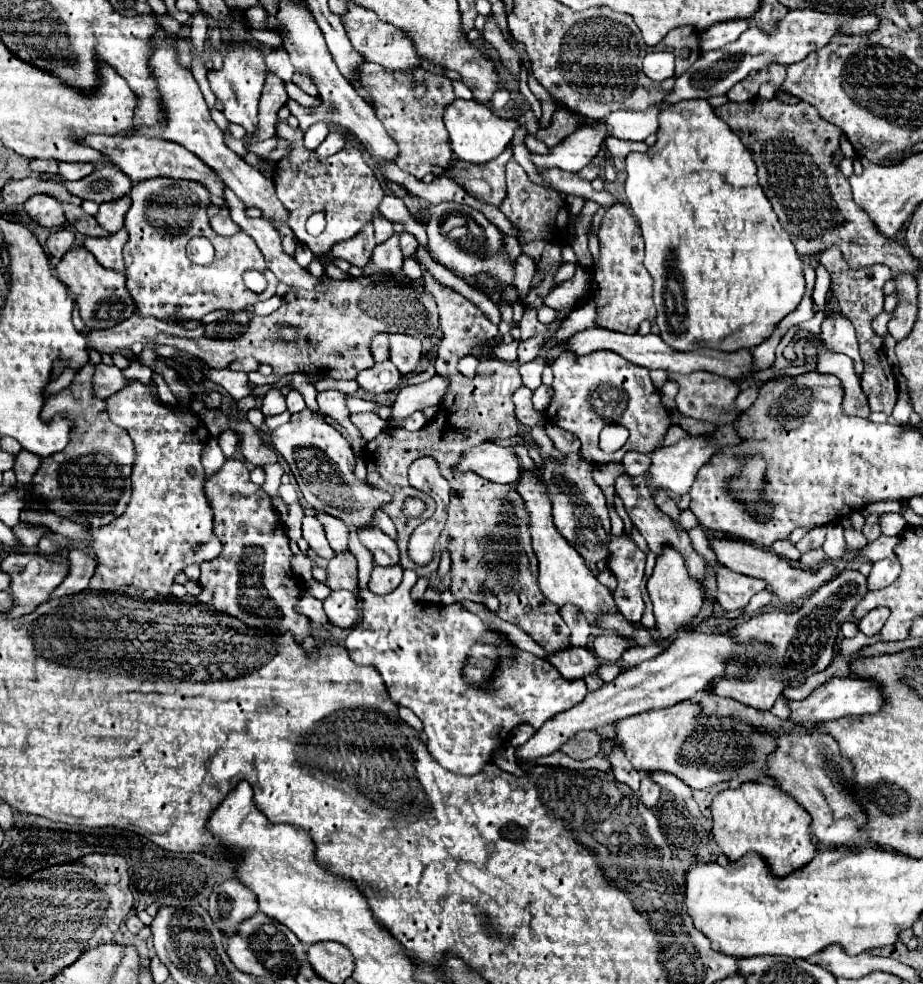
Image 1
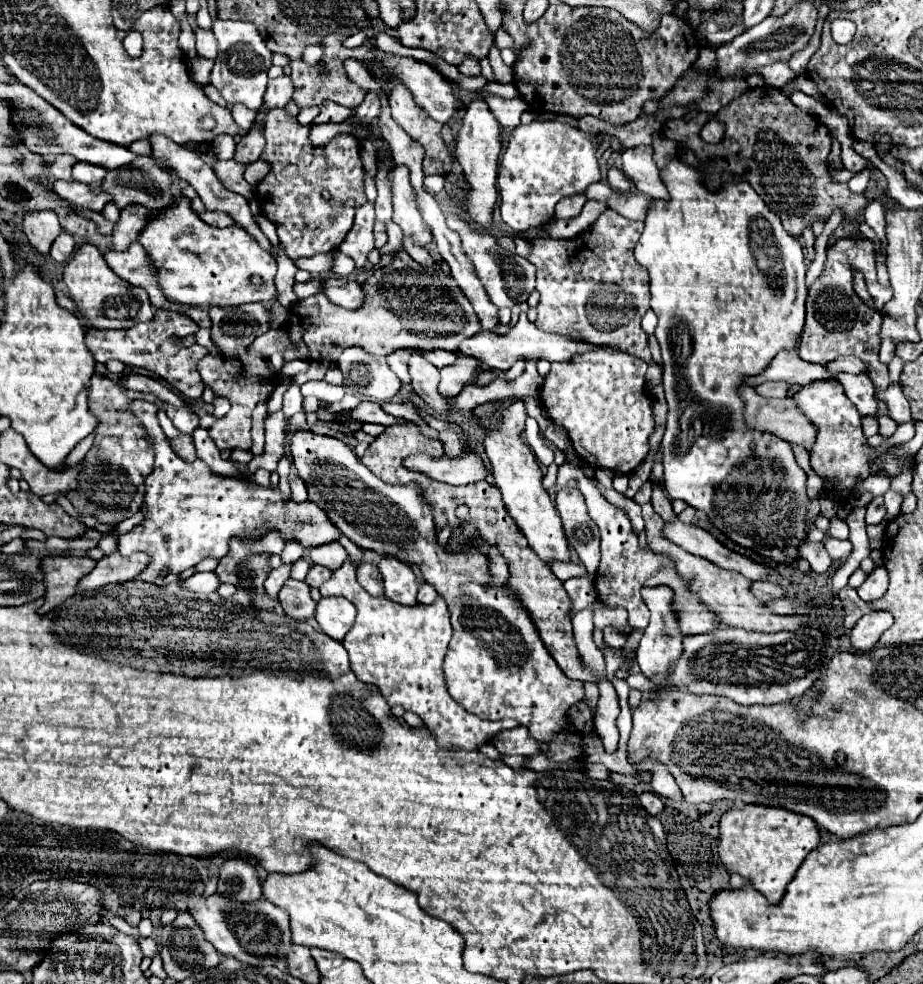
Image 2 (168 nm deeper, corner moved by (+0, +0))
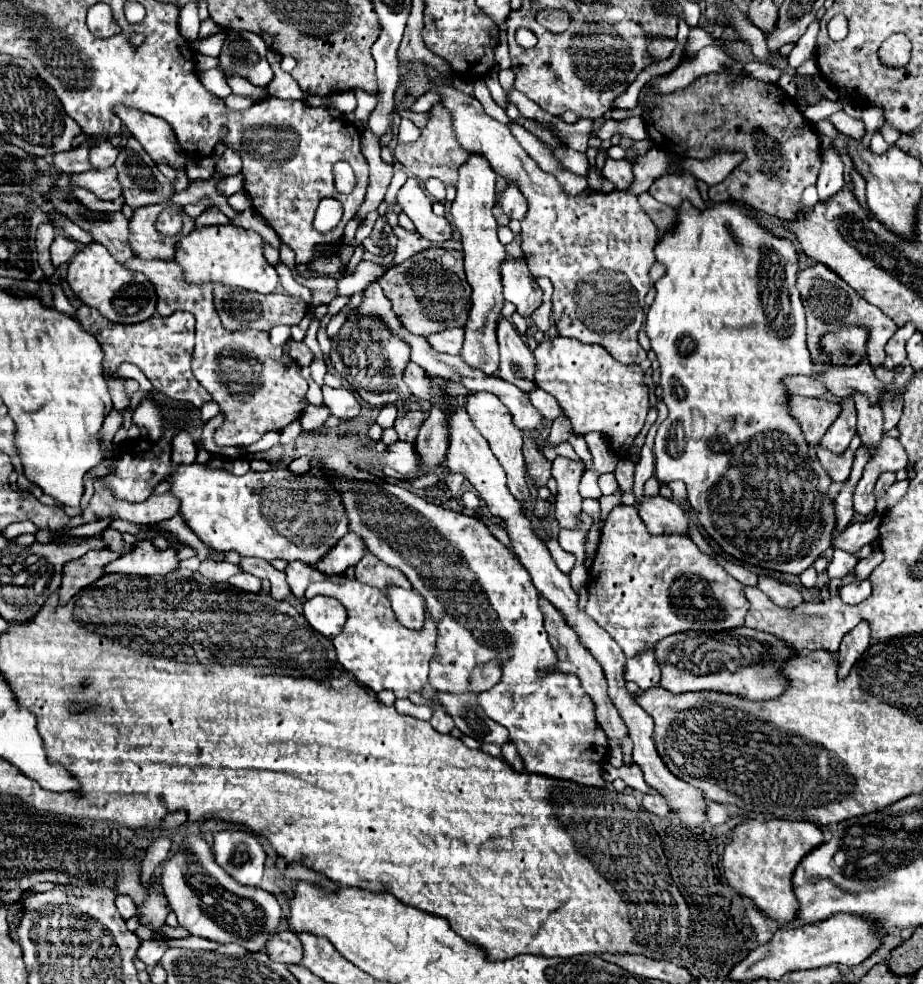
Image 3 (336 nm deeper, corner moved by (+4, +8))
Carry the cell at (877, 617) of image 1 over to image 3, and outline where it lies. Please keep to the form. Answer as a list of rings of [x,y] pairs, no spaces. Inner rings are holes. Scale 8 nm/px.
[[[860,622],[840,644],[838,650],[838,678],[846,678],[854,662],[862,656],[862,652],[870,646],[870,626],[868,622]]]

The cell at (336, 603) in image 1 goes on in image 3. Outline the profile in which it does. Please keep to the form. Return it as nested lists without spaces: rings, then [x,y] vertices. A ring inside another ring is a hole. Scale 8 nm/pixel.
[[[314,596],[312,600],[306,600],[304,616],[314,630],[330,640],[342,632],[342,626],[346,622],[344,606],[336,598],[328,596]]]

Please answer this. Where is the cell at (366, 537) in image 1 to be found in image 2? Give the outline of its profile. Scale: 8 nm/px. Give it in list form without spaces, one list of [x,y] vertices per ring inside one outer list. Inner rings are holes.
[[[380,556],[378,568],[384,576],[384,590],[386,598],[400,602],[400,604],[416,604],[418,582],[412,568],[394,556]]]

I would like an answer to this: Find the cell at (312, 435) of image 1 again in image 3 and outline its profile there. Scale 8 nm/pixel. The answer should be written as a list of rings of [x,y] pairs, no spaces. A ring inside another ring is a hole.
[[[394,484],[392,490],[380,490],[378,494],[346,490],[342,492],[342,502],[350,518],[350,530],[364,538],[368,552],[402,570],[414,590],[426,600],[426,608],[438,626],[436,654],[430,660],[428,674],[430,684],[442,692],[462,694],[476,664],[494,658],[502,660],[502,680],[492,690],[478,694],[478,702],[494,722],[508,730],[510,742],[516,744],[526,772],[562,778],[592,788],[598,788],[598,784],[608,786],[608,782],[602,778],[608,740],[596,722],[590,696],[582,690],[580,680],[574,674],[562,674],[556,670],[544,674],[548,664],[556,664],[558,654],[544,628],[544,614],[538,606],[538,590],[534,590],[530,574],[522,570],[522,564],[518,558],[514,558],[514,552],[498,542],[482,520],[440,508],[426,498],[420,498]]]

